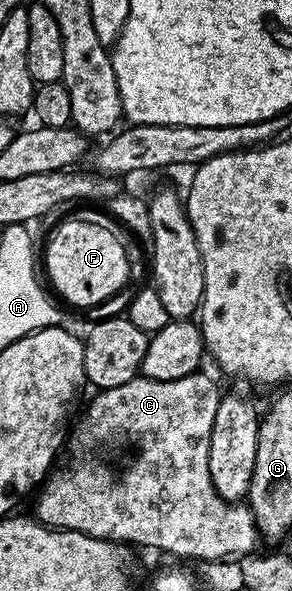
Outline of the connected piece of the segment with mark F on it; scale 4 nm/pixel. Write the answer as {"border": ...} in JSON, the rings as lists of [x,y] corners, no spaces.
{"border":[[[72,218],[64,222],[52,234],[48,251],[42,254],[42,262],[48,265],[51,289],[61,294],[72,306],[96,306],[116,294],[129,281],[126,252],[106,225],[87,222],[84,218]]]}

